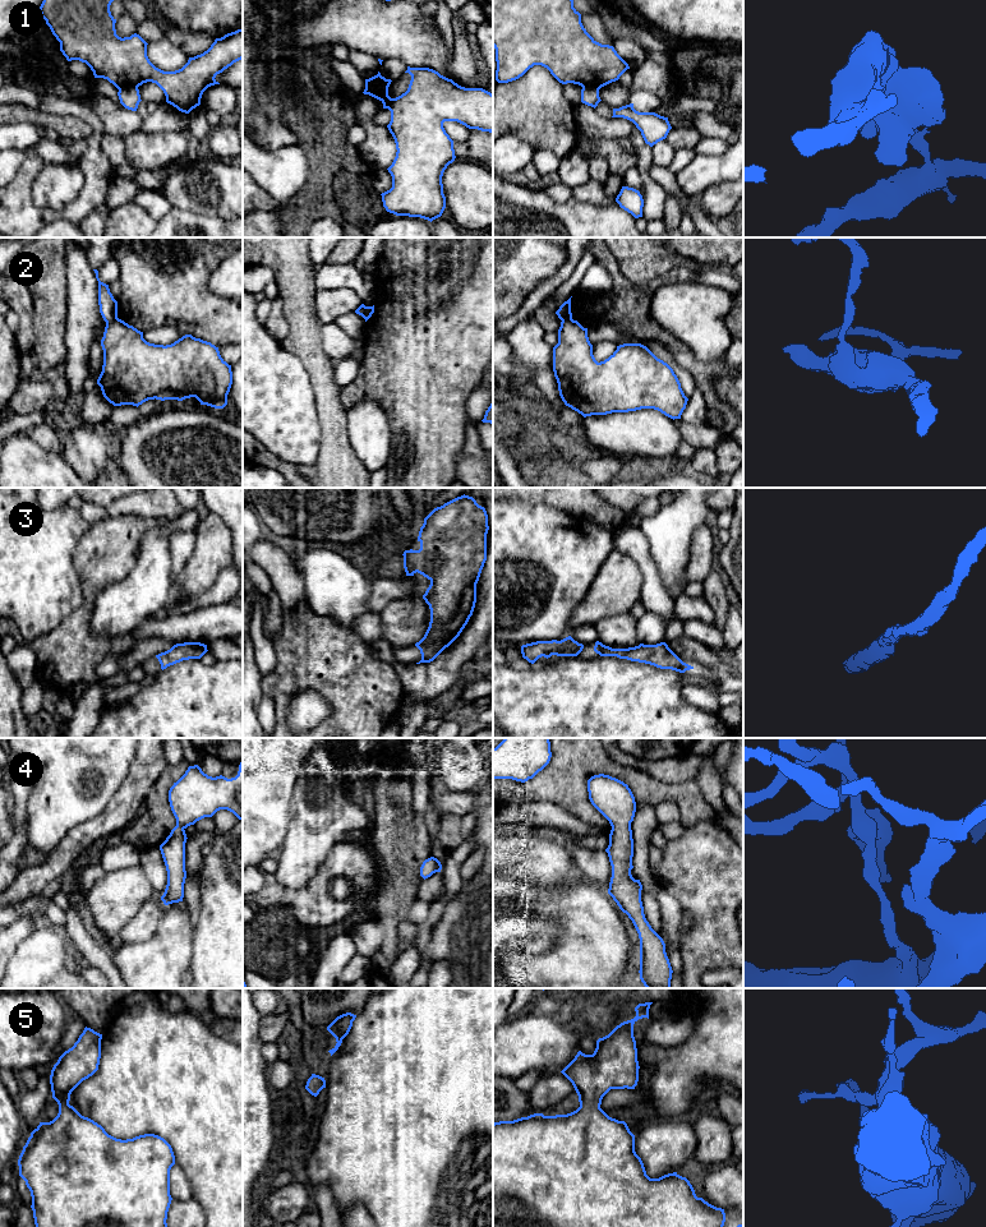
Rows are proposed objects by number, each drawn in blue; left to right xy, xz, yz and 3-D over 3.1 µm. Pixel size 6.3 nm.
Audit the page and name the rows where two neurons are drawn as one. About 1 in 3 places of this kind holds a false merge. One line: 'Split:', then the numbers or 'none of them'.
Split: 1, 2

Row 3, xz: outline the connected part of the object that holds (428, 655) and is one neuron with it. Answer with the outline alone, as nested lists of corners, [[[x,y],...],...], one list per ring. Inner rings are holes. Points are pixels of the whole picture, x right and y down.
[[[461,495],[441,507],[434,508],[425,518],[420,527],[418,541],[419,550],[404,552],[404,568],[406,576],[414,576],[416,572],[430,581],[423,599],[430,609],[430,622],[424,637],[415,644],[420,650],[420,663],[433,661],[446,647],[448,647],[462,632],[473,615],[476,603],[476,583],[482,569],[487,561],[487,534],[488,534],[488,515],[484,507],[479,506],[473,497]]]

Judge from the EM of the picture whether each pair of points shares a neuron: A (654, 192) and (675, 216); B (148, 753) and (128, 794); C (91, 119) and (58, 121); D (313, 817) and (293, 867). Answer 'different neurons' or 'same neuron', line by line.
A: different neurons
B: same neuron
C: different neurons
D: same neuron

